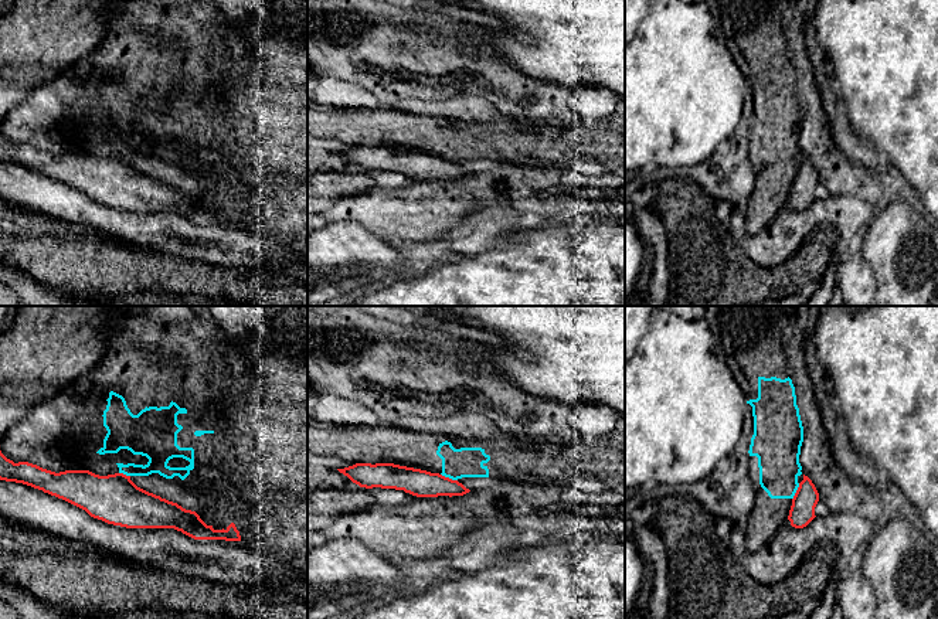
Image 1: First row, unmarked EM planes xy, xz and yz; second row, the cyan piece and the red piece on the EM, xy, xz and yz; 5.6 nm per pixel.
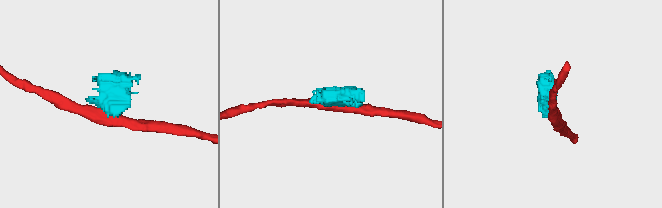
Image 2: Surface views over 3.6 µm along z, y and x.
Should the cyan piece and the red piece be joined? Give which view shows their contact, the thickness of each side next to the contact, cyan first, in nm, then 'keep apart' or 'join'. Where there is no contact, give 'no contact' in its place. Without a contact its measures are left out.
meets cyan in xz; 180 nm thick on the cyan side, 160 nm on the other; keep apart

